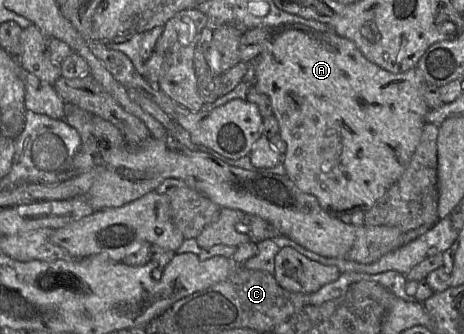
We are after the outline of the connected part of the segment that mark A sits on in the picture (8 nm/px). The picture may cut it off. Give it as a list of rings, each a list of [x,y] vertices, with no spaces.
[[[292,24],[284,27],[275,27],[270,30],[271,36],[262,52],[258,56],[255,89],[270,98],[273,115],[279,123],[278,135],[286,143],[286,152],[282,156],[282,163],[286,170],[286,176],[303,192],[315,196],[322,208],[339,213],[352,213],[355,210],[367,210],[371,208],[386,191],[400,178],[408,166],[419,143],[425,115],[429,108],[424,100],[425,80],[416,66],[404,73],[394,74],[388,72],[376,64],[368,61],[349,39],[337,35],[334,30],[320,32],[302,24]]]

